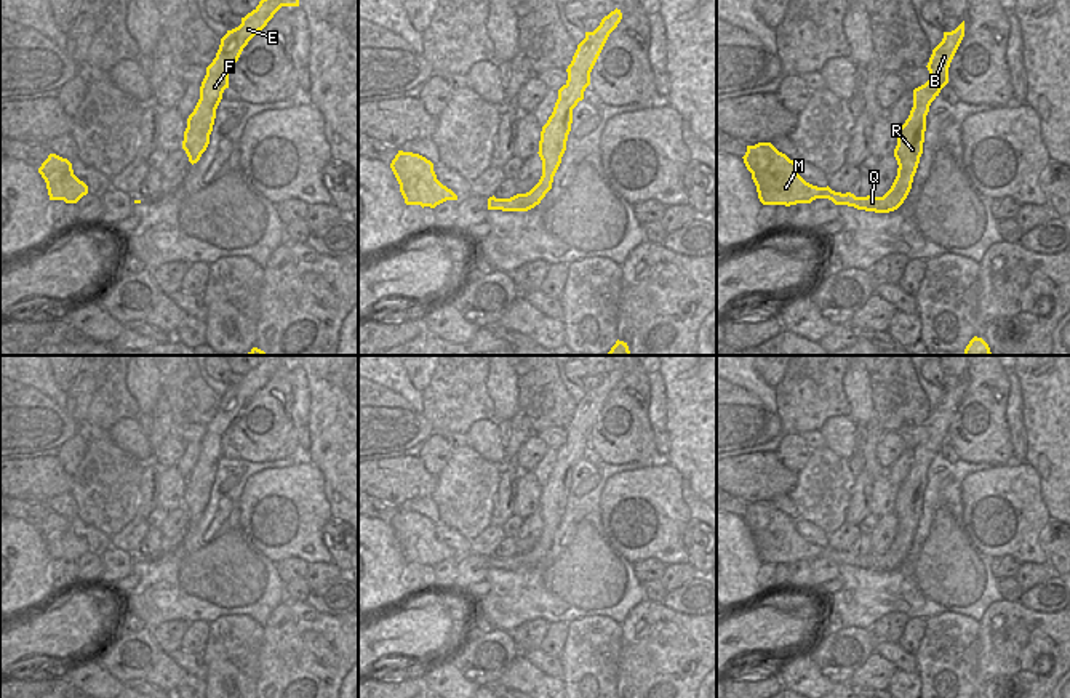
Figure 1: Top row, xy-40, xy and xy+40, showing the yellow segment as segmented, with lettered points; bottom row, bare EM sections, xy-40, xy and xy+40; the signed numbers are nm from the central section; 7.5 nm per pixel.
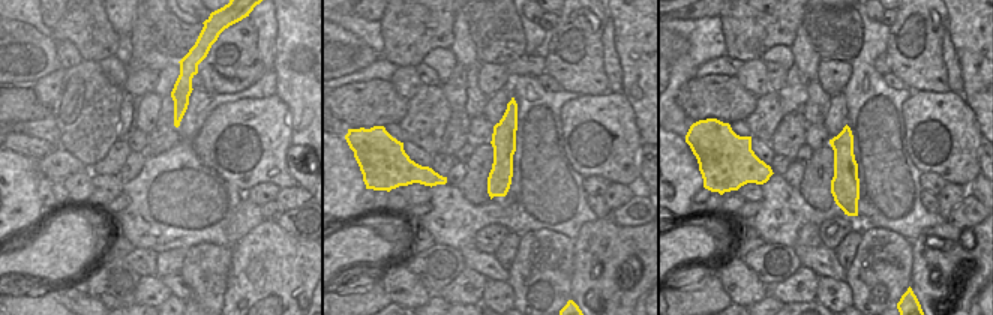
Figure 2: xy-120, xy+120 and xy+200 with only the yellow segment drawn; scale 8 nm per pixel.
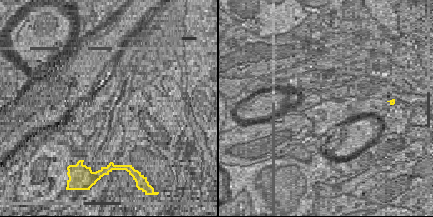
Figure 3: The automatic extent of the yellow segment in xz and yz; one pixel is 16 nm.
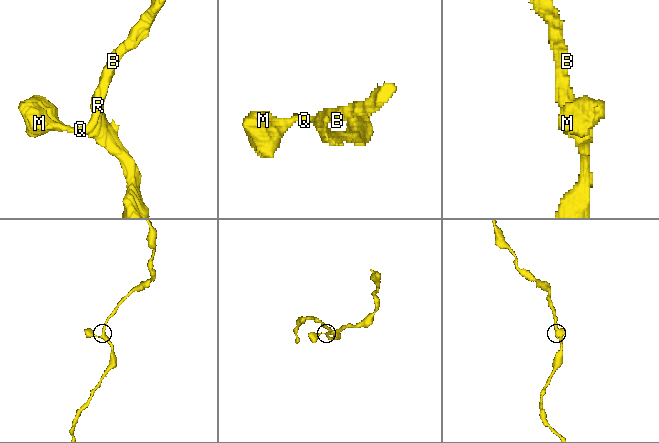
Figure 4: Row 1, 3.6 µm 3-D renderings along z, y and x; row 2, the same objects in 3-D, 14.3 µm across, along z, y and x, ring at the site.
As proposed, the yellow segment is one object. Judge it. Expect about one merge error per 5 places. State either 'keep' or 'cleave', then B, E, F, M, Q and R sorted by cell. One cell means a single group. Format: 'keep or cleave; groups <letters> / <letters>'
keep; groups B E F M Q R

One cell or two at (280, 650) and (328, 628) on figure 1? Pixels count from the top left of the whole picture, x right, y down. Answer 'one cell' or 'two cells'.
one cell

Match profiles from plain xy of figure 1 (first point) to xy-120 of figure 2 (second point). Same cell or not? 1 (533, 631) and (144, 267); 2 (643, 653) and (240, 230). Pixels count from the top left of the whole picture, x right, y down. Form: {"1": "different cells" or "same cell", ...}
{"1": "same cell", "2": "different cells"}

